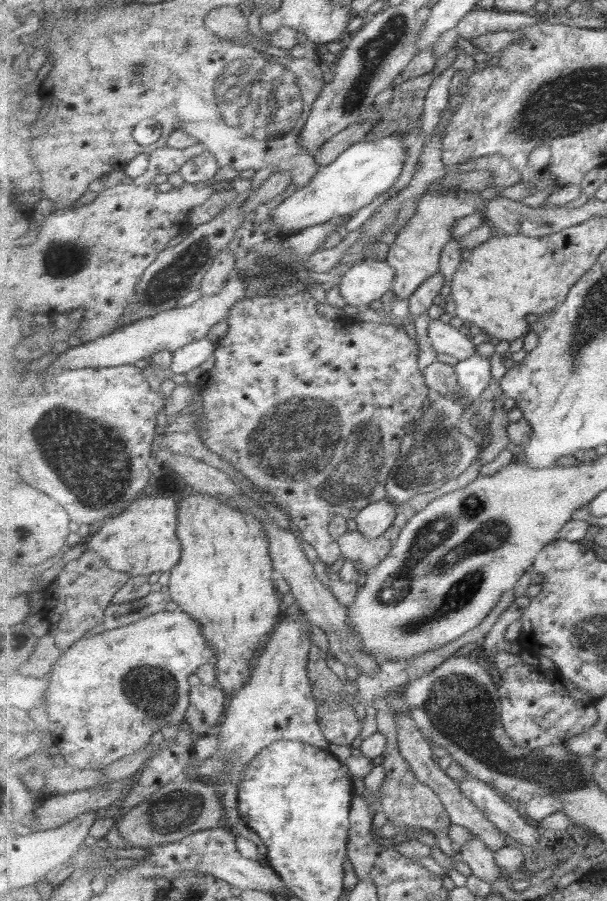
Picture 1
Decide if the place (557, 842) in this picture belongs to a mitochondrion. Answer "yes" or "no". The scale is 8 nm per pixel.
no

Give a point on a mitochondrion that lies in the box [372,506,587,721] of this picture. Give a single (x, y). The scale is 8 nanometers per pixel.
(459, 595)

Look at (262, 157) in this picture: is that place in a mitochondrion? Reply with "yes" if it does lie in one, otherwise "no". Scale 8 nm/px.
no

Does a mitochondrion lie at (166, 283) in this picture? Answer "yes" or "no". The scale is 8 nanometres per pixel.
yes

